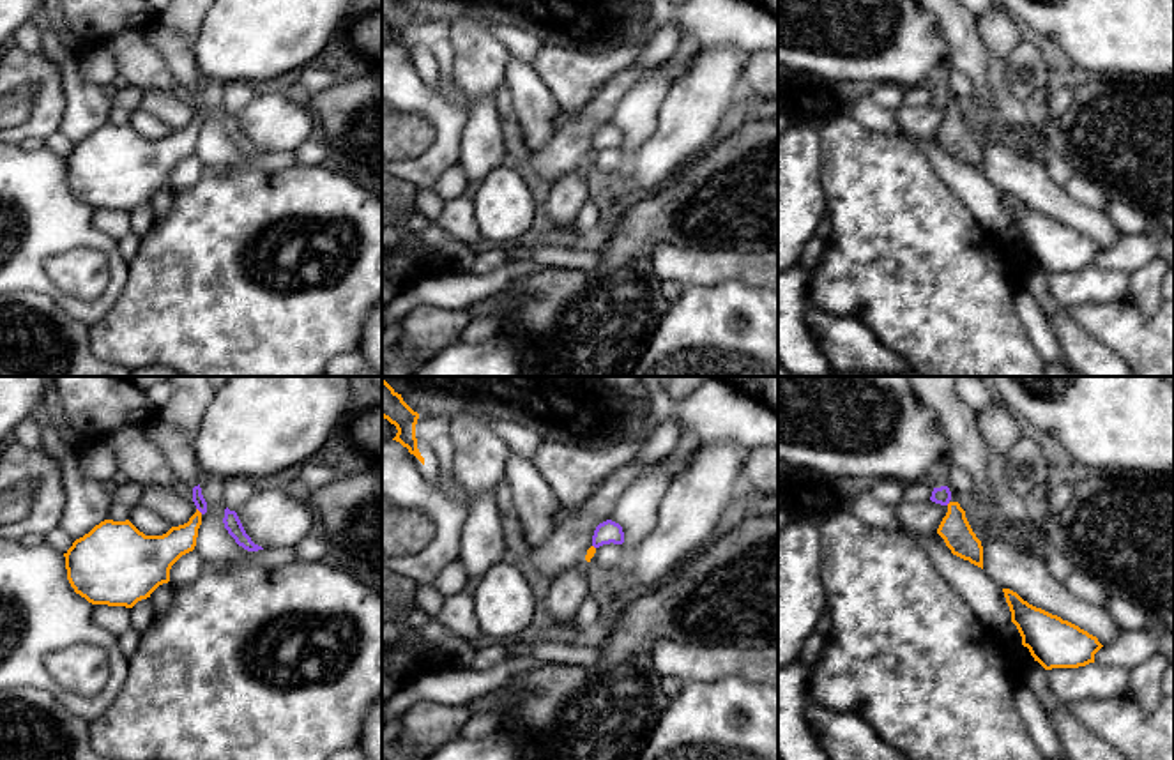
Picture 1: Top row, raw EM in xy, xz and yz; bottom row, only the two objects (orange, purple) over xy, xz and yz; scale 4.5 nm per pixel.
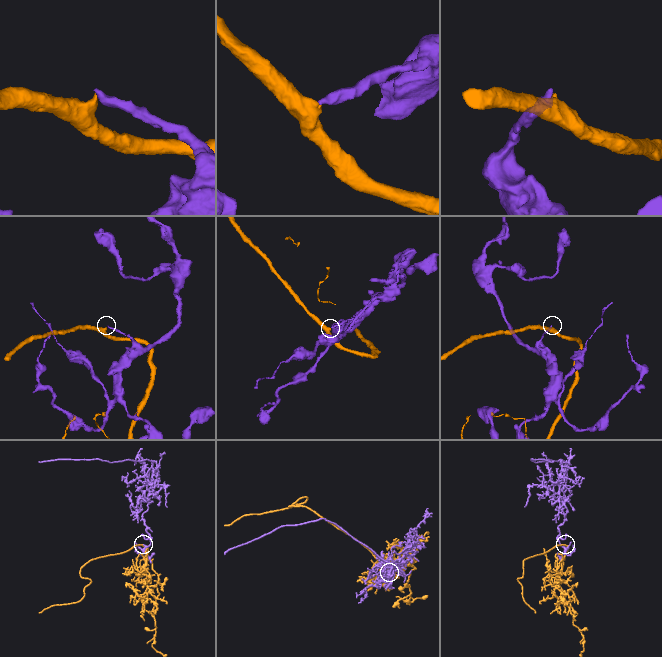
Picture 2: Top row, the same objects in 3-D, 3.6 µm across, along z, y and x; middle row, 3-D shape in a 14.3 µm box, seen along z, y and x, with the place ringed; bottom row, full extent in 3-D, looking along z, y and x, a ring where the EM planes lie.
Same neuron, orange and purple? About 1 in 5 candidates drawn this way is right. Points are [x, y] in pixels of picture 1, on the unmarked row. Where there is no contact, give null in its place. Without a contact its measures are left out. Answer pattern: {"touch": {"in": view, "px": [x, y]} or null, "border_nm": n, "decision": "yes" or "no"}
{"touch": {"in": "xy", "px": [198, 115]}, "border_nm": 40, "decision": "no"}

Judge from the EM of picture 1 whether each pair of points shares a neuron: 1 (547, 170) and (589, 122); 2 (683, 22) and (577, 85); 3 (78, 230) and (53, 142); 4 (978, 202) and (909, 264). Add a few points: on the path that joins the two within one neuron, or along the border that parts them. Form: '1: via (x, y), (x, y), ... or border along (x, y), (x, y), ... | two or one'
1: via (557, 158), (577, 135) | one
2: via (656, 25), (633, 48), (603, 64) | one
3: border along (45, 145), (62, 159) | two
4: border along (943, 179), (973, 218), (996, 237) | two

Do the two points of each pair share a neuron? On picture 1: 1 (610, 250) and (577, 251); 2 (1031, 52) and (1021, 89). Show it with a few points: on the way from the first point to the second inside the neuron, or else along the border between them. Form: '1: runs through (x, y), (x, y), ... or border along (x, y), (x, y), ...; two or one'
1: border along (600, 250), (600, 262), (596, 266), (563, 269); two
2: runs through (1031, 60), (1021, 80); one

